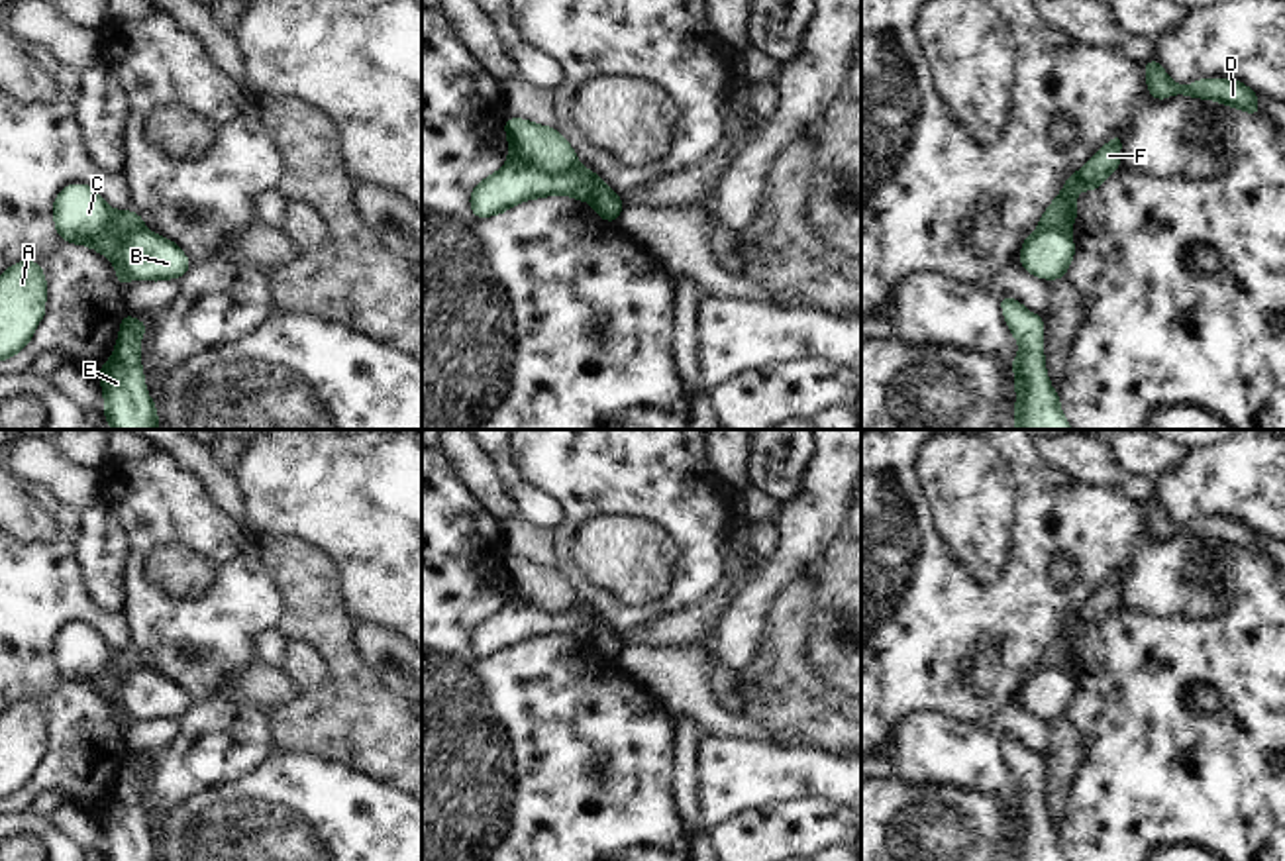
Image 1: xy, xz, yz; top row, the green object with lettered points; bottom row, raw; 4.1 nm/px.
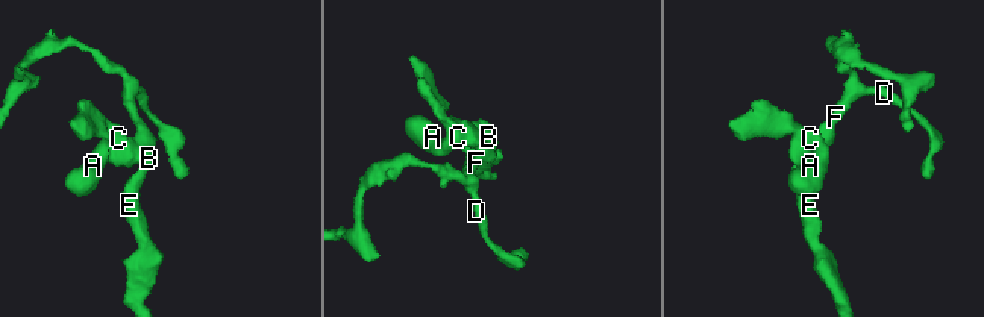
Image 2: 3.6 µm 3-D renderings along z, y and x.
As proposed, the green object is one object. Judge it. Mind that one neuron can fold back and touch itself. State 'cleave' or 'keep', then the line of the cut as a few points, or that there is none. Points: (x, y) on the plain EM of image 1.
cleave | xz (511, 591), (546, 610), (571, 610), (577, 605)

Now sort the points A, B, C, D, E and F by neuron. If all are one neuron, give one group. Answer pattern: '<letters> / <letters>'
A B C E / D F

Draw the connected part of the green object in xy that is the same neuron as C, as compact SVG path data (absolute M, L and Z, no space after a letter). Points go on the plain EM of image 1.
M67 624L53 641L57 673L67 683L86 684L112 665L114 649L88 624Z

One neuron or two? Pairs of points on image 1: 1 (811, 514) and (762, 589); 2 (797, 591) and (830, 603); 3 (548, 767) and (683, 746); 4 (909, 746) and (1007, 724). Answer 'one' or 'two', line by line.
1: one
2: two
3: two
4: two

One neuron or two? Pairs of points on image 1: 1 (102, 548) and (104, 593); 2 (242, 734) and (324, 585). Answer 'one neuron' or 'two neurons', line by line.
1: one neuron
2: two neurons

